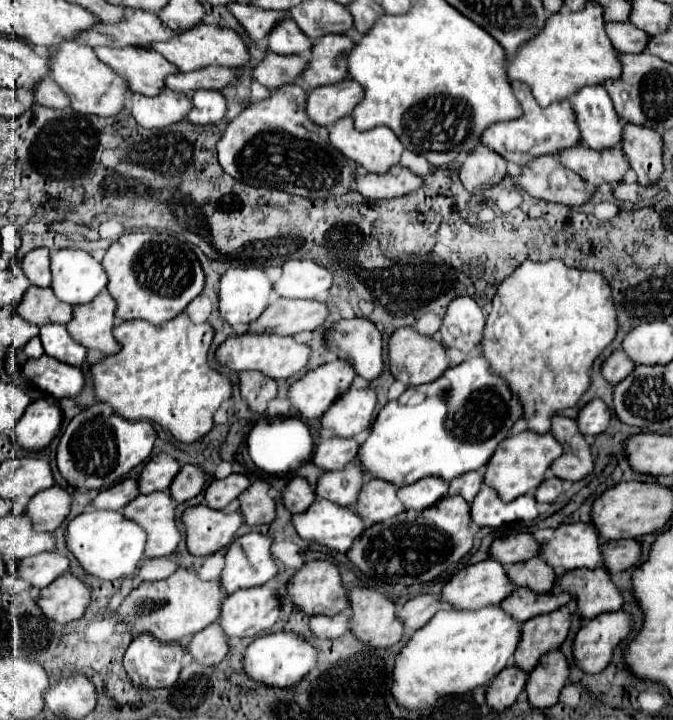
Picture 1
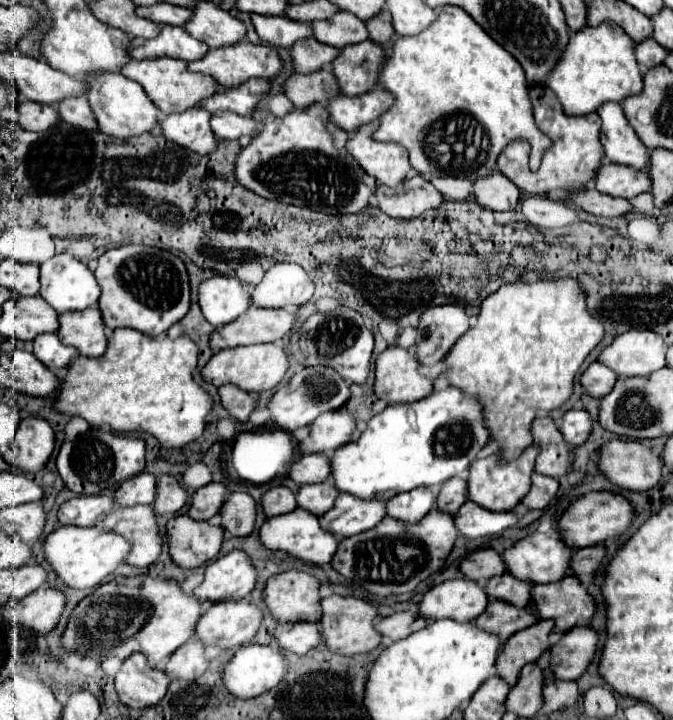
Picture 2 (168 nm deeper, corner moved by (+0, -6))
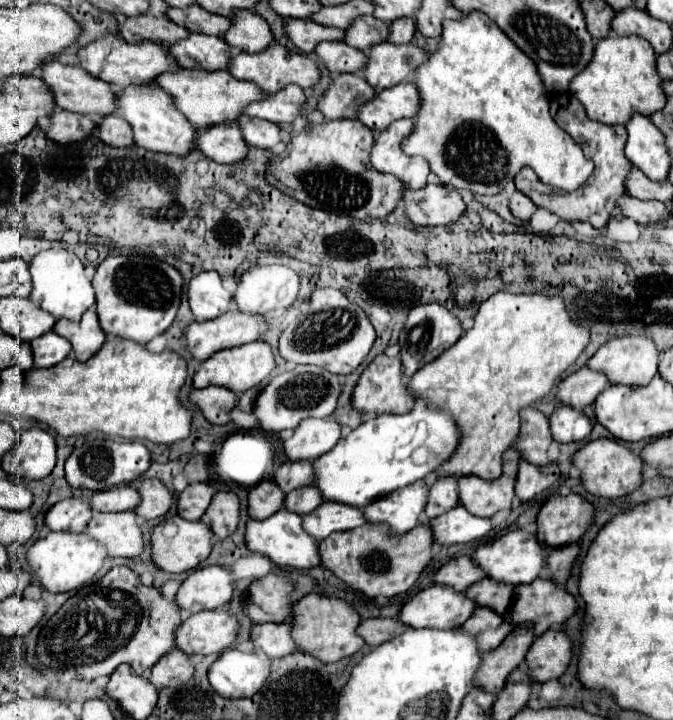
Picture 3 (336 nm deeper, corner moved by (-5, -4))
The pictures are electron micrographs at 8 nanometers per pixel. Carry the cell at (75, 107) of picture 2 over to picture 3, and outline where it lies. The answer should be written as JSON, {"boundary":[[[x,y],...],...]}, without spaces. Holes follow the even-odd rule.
{"boundary":[[[110,114],[104,116],[98,124],[96,124],[96,134],[102,142],[110,144],[110,146],[132,146],[132,130],[130,124],[124,122],[120,116]]]}

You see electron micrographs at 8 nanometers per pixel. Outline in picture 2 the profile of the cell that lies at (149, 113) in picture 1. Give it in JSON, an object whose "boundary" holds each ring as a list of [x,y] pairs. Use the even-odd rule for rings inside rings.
{"boundary":[[[193,108],[181,114],[165,116],[161,122],[161,134],[171,142],[199,154],[209,156],[217,150],[219,138],[209,126],[211,114],[203,108]]]}

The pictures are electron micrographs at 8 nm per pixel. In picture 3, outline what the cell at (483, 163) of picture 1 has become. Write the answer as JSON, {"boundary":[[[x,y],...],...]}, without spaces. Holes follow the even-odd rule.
{"boundary":[[[514,190],[508,196],[508,206],[510,206],[510,212],[520,220],[528,220],[536,212],[536,204],[528,196],[524,196],[520,190]]]}

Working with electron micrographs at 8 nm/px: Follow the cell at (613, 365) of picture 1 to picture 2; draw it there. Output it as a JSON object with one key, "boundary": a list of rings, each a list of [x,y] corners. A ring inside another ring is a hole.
{"boundary":[[[593,362],[579,378],[583,392],[593,398],[603,398],[603,394],[609,394],[609,390],[615,386],[615,380],[617,374],[613,374],[613,370],[601,362]]]}

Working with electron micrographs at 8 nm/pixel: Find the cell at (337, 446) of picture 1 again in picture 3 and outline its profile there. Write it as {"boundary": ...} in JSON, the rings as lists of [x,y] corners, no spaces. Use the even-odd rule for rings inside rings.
{"boundary":[[[290,460],[290,462],[284,462],[274,474],[274,482],[284,492],[292,492],[296,488],[312,486],[316,482],[314,462],[312,460],[294,460],[294,462]]]}

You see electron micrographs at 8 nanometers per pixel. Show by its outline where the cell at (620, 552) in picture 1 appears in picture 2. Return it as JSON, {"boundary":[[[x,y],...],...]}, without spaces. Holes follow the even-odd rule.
{"boundary":[[[587,546],[587,548],[579,548],[571,554],[569,560],[569,570],[575,578],[579,578],[581,584],[589,584],[593,580],[593,572],[601,566],[605,556],[605,548],[603,546]]]}

